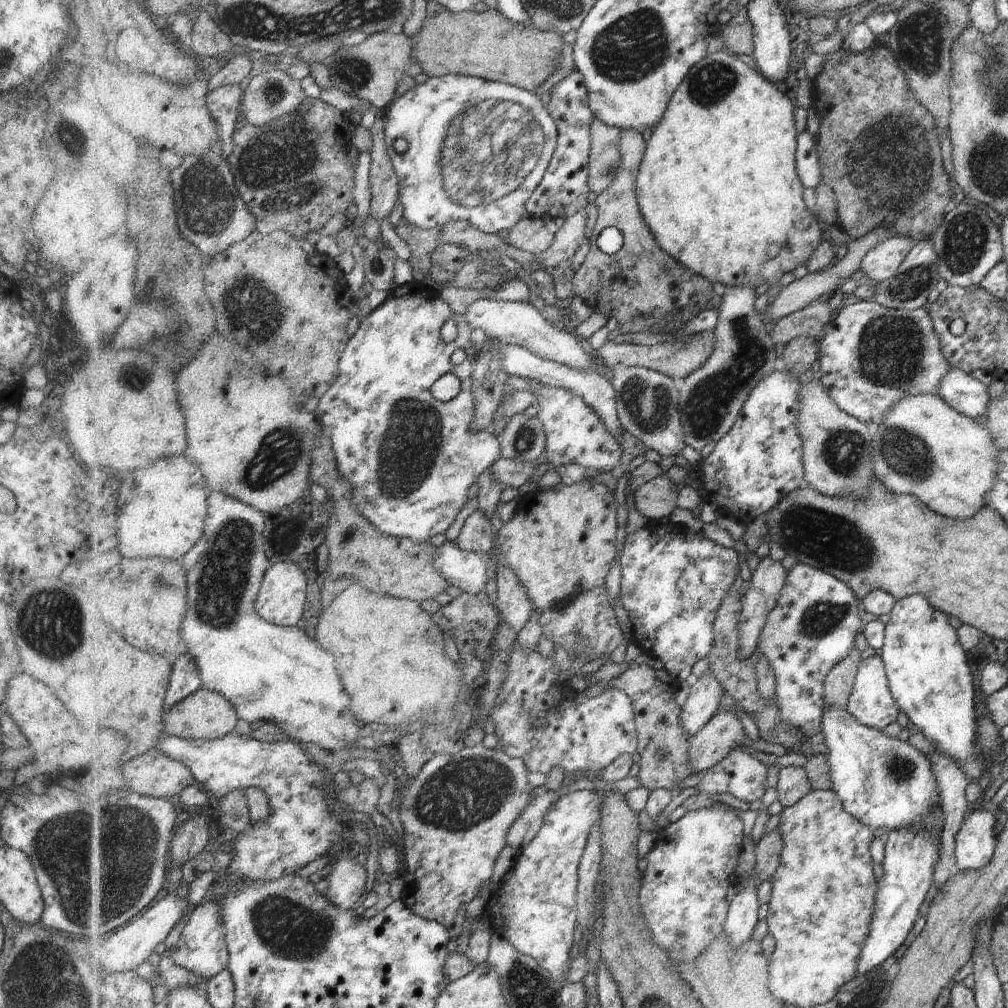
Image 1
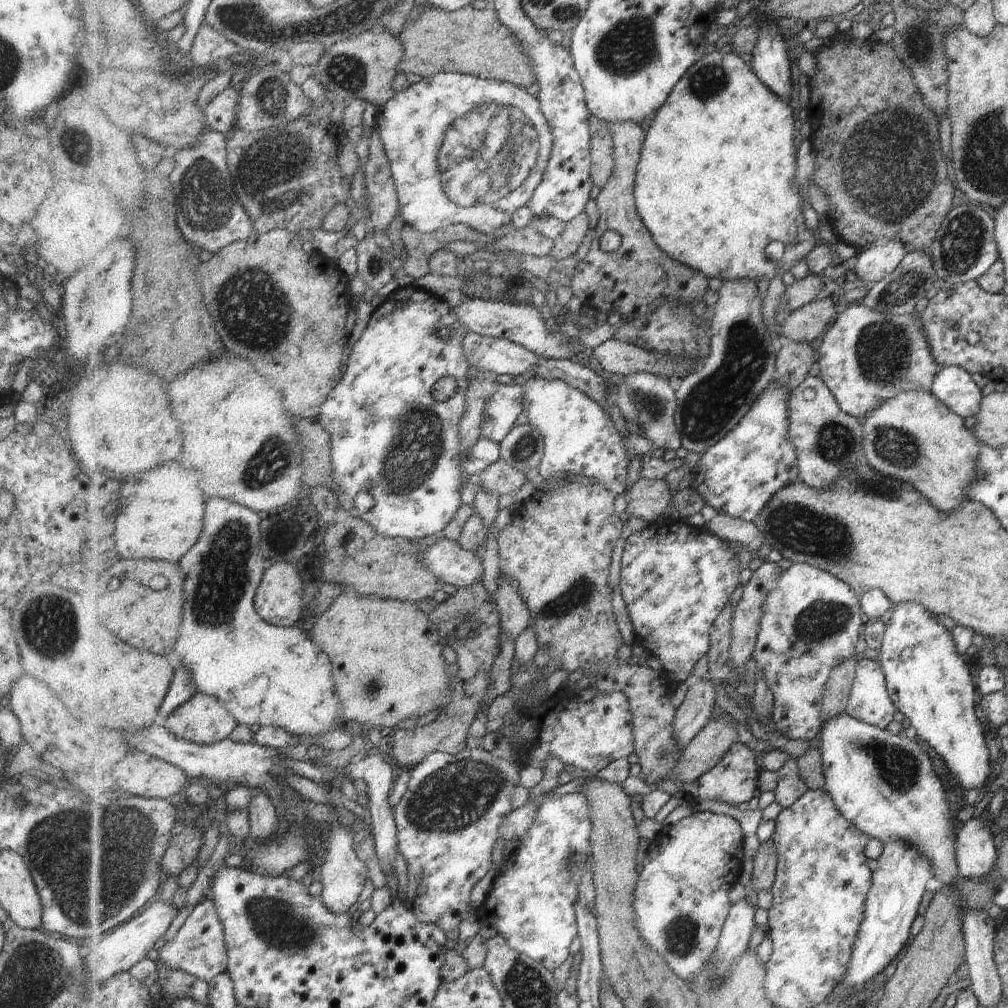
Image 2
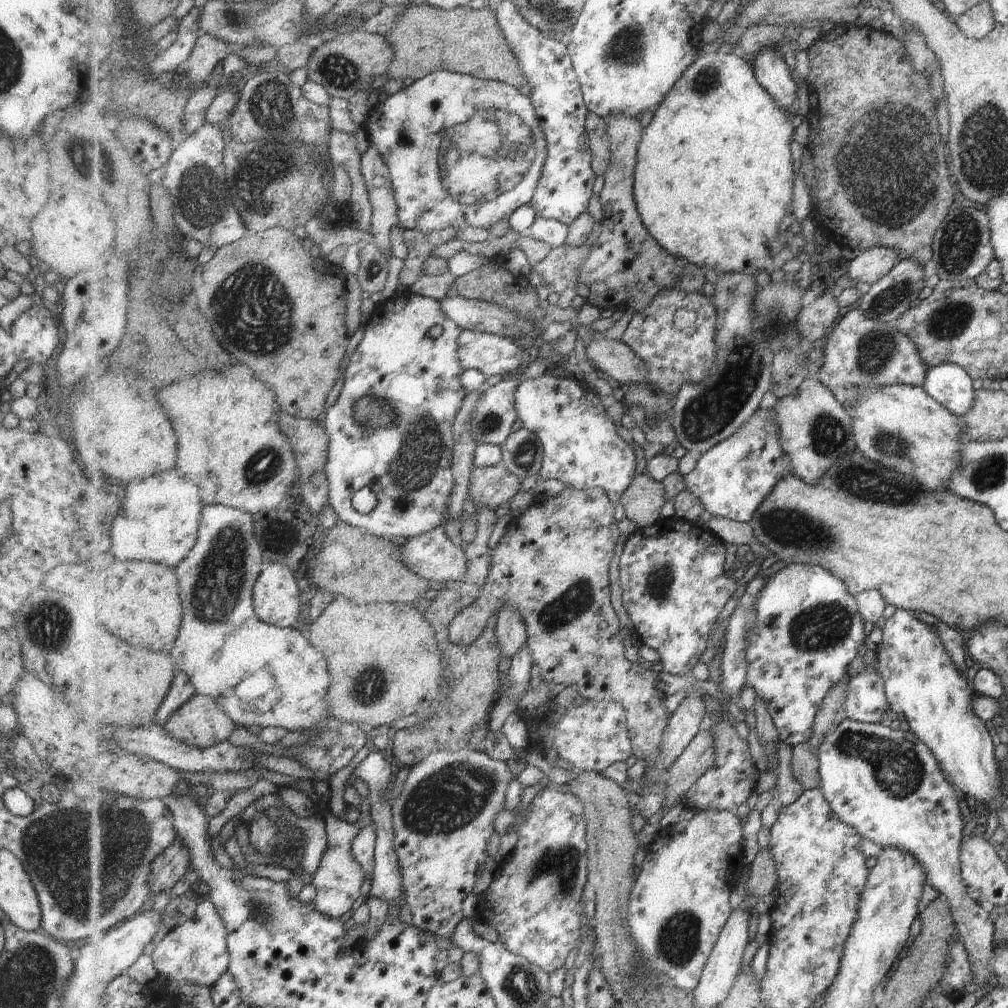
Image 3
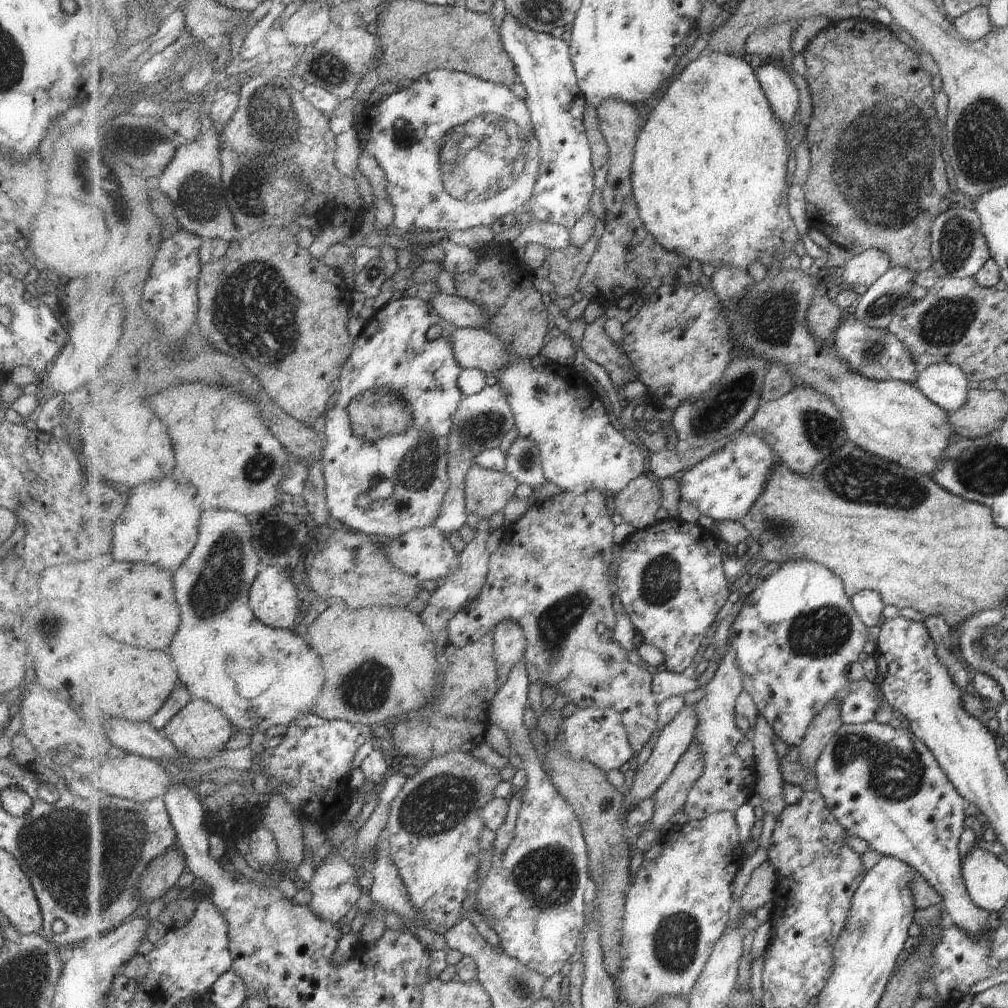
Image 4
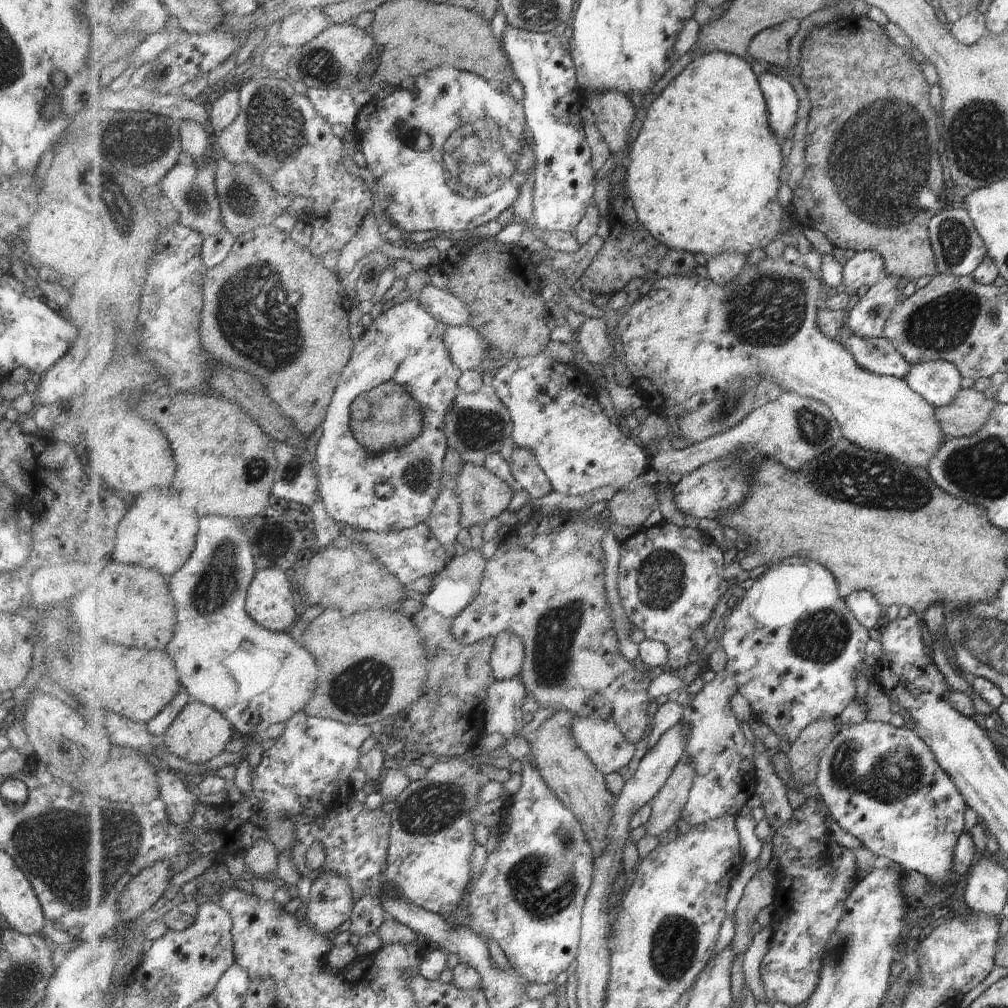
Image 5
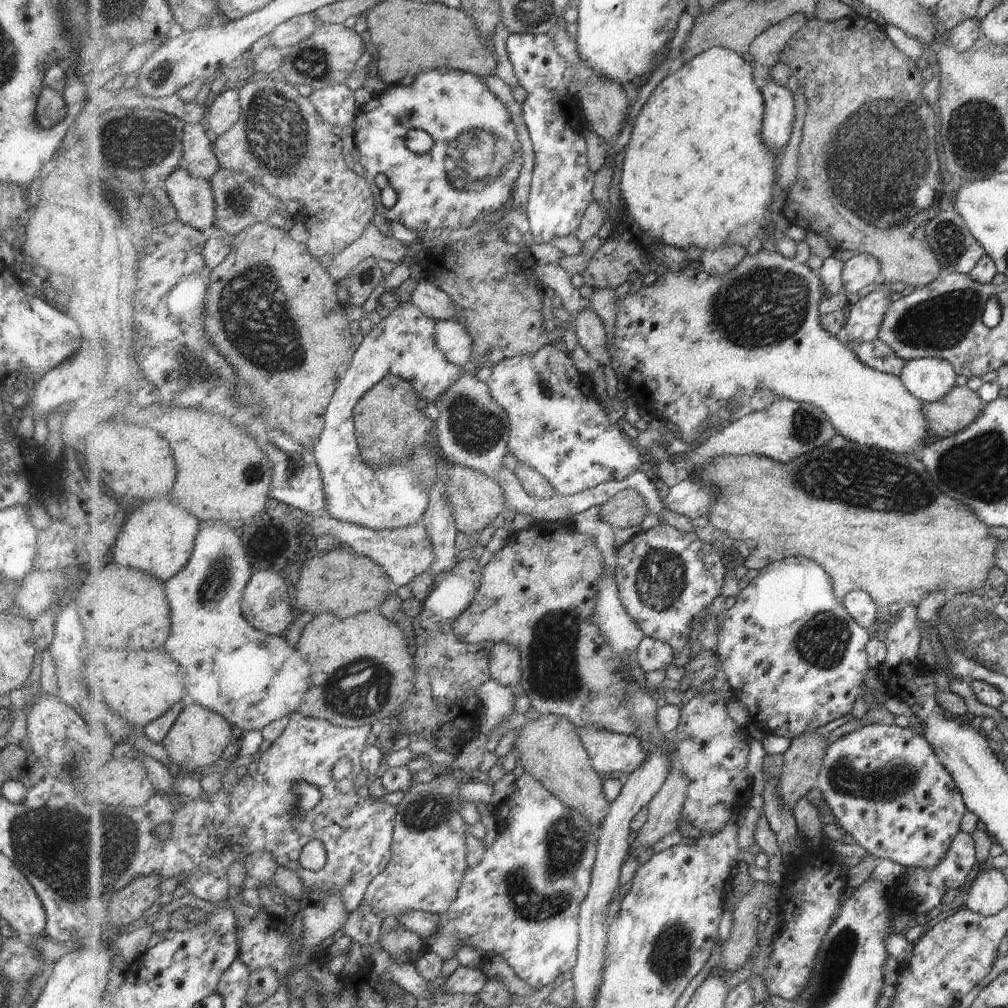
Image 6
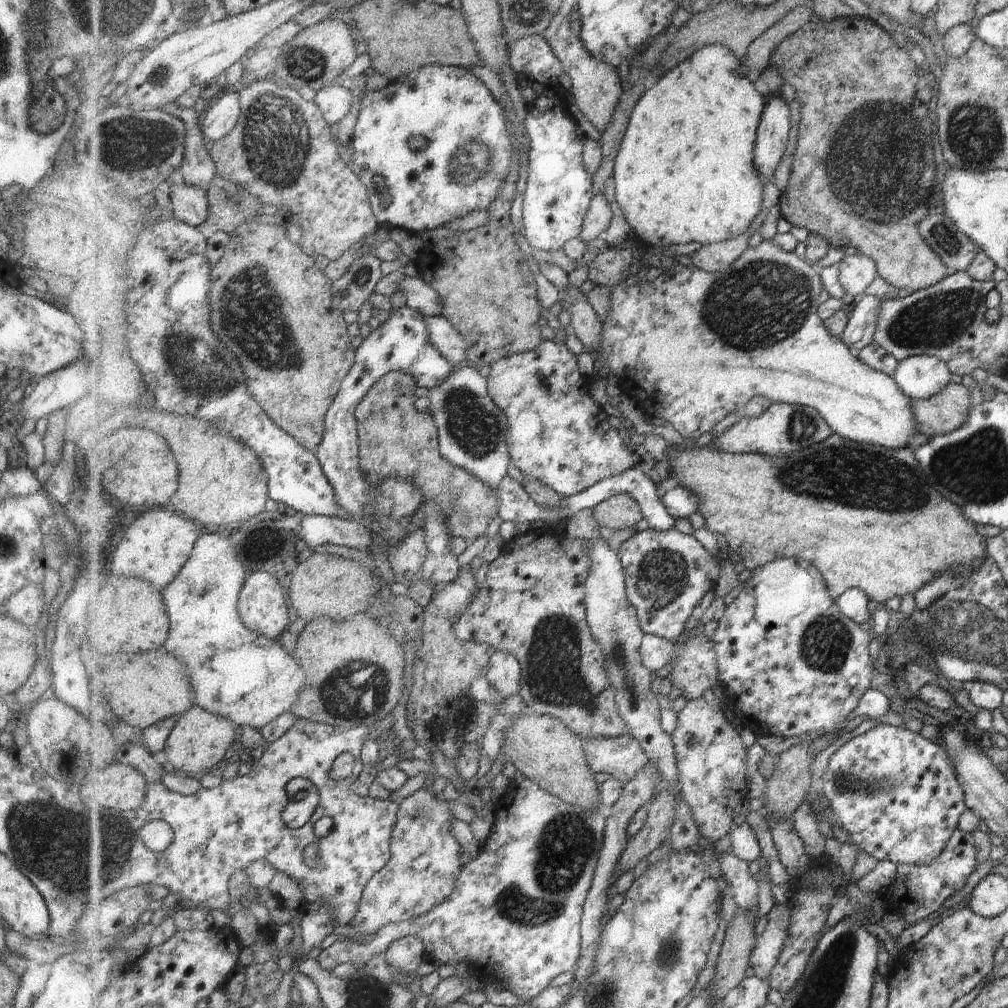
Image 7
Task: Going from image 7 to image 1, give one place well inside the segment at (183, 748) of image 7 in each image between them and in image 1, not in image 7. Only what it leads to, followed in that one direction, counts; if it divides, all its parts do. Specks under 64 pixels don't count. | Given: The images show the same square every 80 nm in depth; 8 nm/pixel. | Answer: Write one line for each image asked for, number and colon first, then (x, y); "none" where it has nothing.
1: (206, 714)
2: (203, 718)
3: (202, 723)
4: (200, 730)
5: (200, 733)
6: (199, 737)

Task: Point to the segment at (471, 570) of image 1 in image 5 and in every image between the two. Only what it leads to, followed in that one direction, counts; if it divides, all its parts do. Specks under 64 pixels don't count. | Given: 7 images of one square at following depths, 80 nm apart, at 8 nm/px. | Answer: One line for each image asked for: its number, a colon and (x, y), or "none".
2: (447, 559)
3: (433, 555)
4: (427, 554)
5: (414, 552)

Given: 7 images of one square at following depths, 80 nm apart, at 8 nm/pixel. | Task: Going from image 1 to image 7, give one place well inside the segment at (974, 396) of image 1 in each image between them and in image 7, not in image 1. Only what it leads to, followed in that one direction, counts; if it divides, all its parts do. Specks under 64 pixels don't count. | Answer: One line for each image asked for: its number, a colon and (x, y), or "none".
2: (952, 385)
3: (949, 384)
4: (944, 383)
5: (937, 382)
6: (929, 379)
7: (921, 376)

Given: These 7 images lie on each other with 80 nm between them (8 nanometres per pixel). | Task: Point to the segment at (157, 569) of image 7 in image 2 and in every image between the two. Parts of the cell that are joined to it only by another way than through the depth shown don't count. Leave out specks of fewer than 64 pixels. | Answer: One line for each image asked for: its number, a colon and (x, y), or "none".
2: (162, 516)
3: (159, 522)
4: (160, 526)
5: (158, 533)
6: (160, 538)

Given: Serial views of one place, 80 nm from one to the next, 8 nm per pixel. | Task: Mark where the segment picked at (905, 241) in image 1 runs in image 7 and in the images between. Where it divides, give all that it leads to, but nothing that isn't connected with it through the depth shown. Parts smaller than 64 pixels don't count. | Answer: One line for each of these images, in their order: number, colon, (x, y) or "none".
2: (875, 263)
3: (869, 266)
4: (866, 268)
5: (865, 268)
6: (862, 269)
7: (857, 272)

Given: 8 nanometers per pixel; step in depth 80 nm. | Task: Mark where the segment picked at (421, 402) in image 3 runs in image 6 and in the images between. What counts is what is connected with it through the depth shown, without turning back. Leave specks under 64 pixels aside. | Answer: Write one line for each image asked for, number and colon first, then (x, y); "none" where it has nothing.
4: (392, 352)
5: (405, 343)
6: (403, 343)

